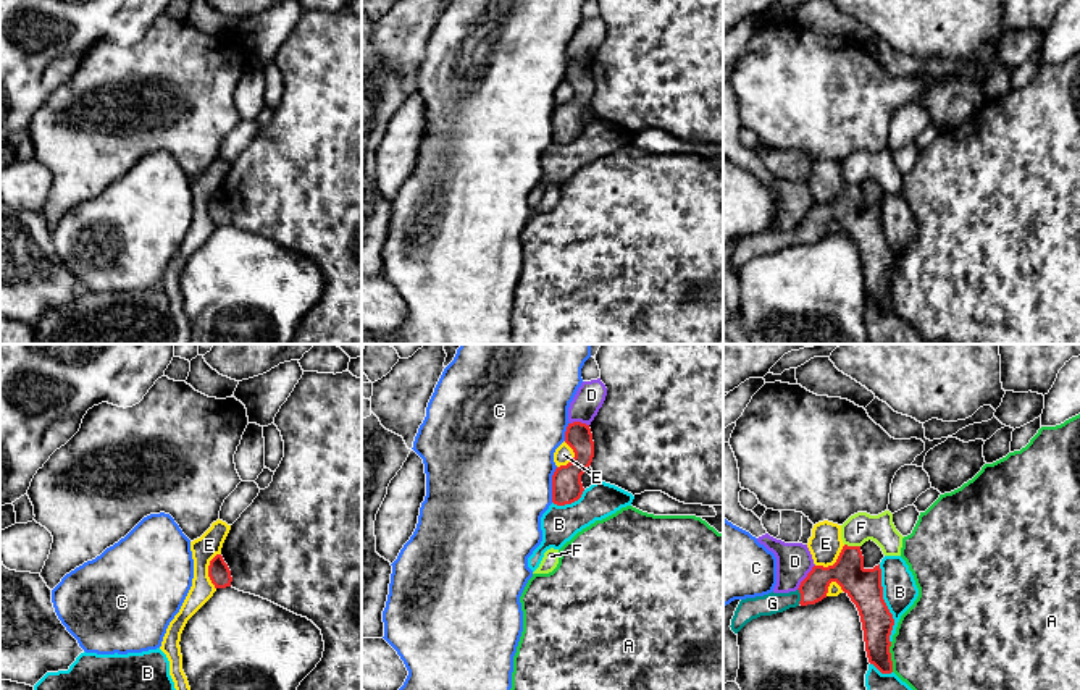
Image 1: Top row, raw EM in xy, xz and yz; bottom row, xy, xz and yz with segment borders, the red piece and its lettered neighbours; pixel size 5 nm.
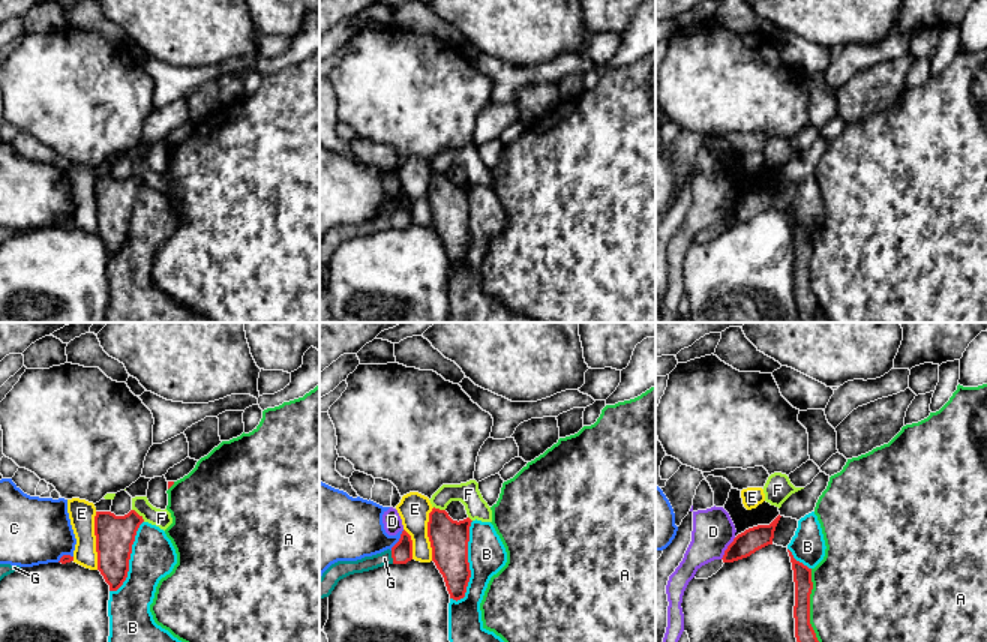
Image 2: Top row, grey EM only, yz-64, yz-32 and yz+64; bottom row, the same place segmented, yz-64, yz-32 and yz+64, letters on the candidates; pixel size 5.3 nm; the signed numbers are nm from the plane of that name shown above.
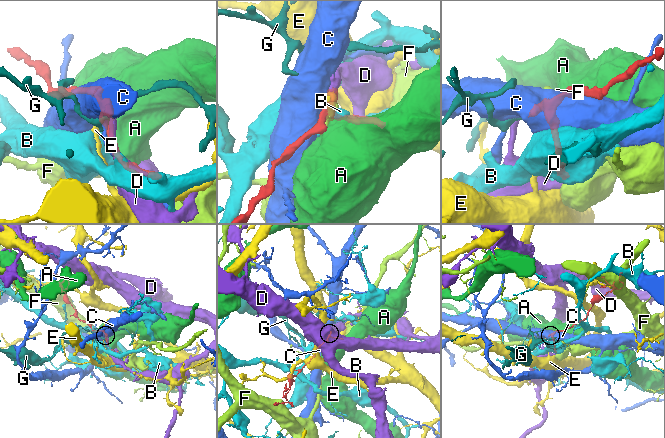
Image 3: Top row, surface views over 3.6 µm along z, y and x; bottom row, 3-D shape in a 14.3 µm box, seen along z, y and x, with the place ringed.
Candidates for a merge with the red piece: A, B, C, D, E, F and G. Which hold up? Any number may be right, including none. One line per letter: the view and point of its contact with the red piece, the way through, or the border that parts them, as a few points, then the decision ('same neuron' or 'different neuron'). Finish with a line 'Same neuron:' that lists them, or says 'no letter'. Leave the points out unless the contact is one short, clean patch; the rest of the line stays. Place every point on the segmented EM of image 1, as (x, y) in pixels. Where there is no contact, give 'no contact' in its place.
A: contact yz (890, 656); different neuron
B: contact yz (885, 603); different neuron
C: contact xz (552, 485); different neuron
D: contact yz (806, 577); border yz (814, 564), (796, 589); different neuron
E: contact xy (209, 571); border xy (220, 553), (209, 566), (209, 579), (215, 589); different neuron
F: contact yz (853, 546); different neuron
G: contact yz (801, 597); way yz (845, 572), (824, 576), (801, 597), (772, 603); same neuron
Same neuron: G

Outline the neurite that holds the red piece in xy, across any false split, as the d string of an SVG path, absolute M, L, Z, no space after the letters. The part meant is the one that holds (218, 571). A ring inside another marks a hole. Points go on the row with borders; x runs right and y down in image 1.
M216 554L208 566L208 577L215 588L231 587L232 577L221 554Z

